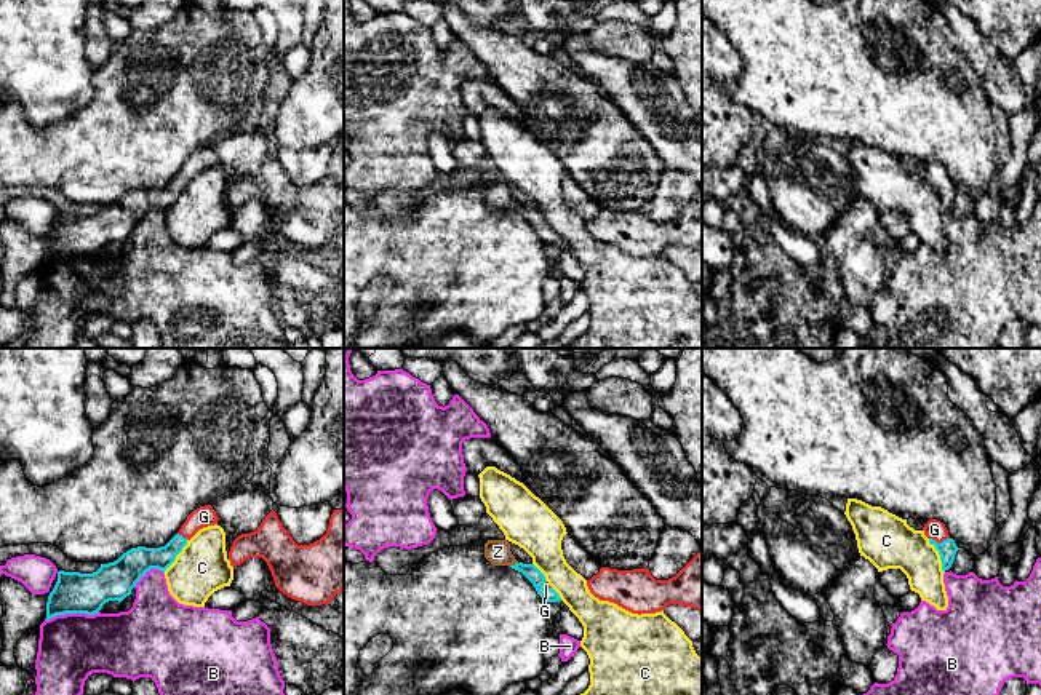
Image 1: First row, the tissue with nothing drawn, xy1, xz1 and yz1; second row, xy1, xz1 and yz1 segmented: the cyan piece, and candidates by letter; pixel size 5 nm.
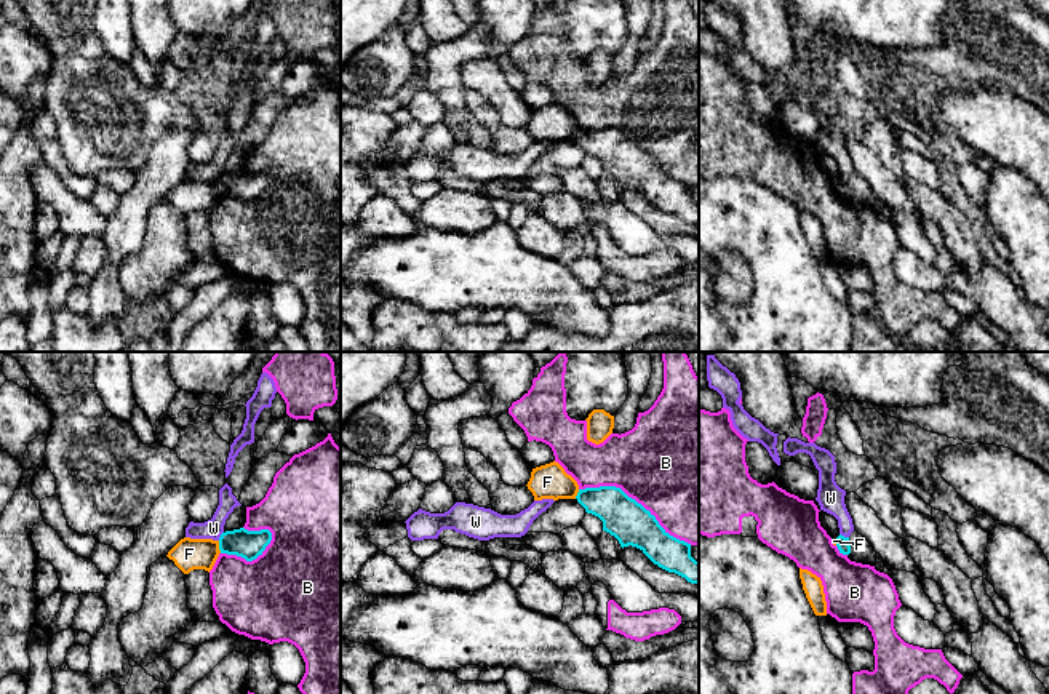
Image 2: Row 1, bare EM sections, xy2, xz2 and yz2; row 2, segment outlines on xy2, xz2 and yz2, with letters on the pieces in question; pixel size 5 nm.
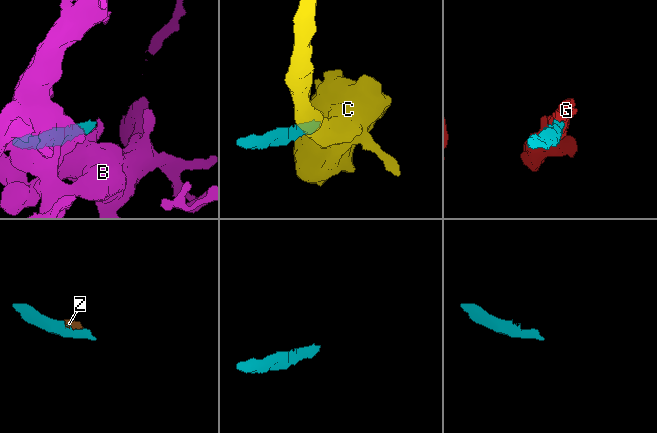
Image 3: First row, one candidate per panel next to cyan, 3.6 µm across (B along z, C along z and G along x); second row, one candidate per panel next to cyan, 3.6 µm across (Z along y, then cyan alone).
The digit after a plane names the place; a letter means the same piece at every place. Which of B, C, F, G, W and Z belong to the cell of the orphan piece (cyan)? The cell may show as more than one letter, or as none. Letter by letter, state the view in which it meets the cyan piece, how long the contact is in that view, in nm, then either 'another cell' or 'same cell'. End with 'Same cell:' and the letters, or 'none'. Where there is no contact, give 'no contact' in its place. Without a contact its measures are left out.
B: contact in xz2; length 650 nm; another cell
C: contact in yz1; length 190 nm; another cell
F: contact in xy2; length 70 nm; another cell
G: contact in yz1; length 100 nm; same cell
W: contact in yz2; length 50 nm; another cell
Z: contact in xz1; length 50 nm; same cell
Same cell: G, Z

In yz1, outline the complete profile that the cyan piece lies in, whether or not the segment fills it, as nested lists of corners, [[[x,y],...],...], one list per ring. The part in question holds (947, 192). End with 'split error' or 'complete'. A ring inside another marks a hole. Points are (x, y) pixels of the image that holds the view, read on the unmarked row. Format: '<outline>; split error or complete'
[[[929,161],[924,166],[923,173],[924,177],[929,181],[929,185],[934,187],[940,197],[942,212],[948,212],[959,190],[956,189],[955,182],[948,177],[945,166],[937,161]]]; split error

